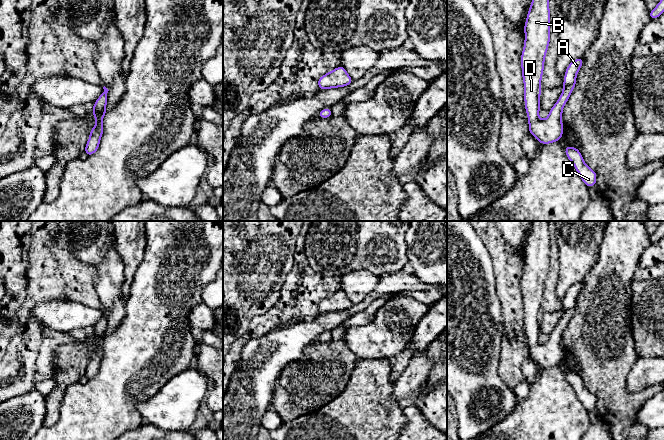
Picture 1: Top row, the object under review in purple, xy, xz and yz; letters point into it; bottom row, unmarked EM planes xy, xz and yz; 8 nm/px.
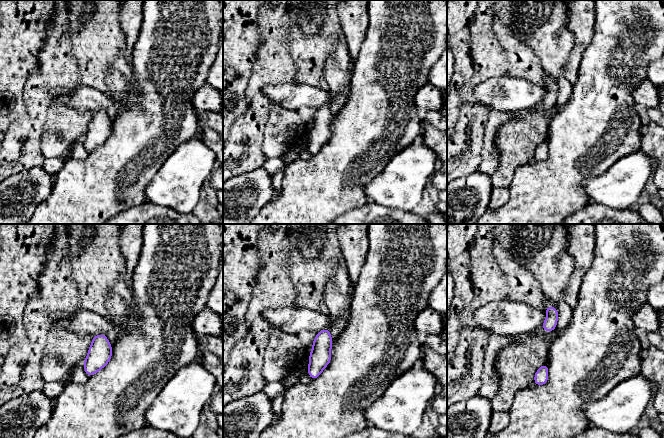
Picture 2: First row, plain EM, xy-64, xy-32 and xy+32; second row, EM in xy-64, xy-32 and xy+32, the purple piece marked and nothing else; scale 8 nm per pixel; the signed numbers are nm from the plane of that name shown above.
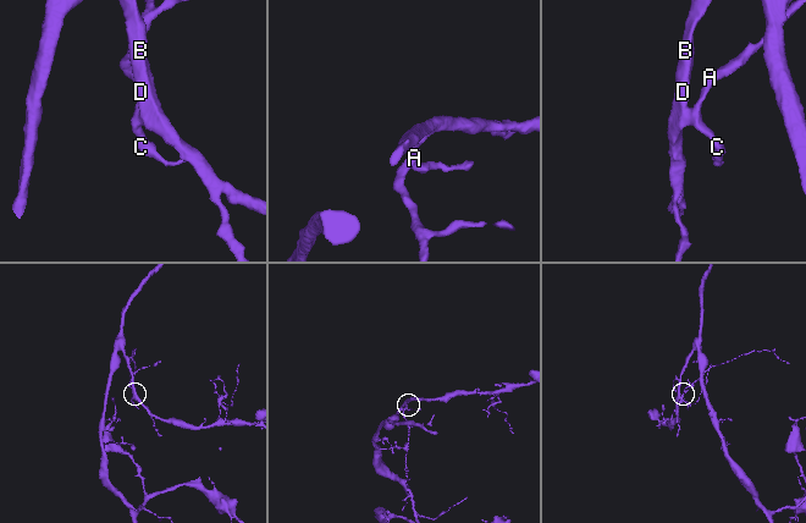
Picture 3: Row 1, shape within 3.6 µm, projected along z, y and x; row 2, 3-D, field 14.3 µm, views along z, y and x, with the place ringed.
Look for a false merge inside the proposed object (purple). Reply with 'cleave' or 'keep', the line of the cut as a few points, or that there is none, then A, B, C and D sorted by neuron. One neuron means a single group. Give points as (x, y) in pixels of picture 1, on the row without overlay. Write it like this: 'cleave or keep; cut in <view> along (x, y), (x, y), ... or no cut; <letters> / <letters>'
keep; no cut; A B C D

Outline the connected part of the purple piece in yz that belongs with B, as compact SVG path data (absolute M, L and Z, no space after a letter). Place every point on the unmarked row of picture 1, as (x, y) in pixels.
M533 221L524 250L525 267L521 280L524 305L525 333L529 345L528 355L541 367L559 365L563 359L562 334L576 309L576 299L583 281L571 286L566 293L563 317L545 344L538 341L541 303L544 284L550 266L549 221Z

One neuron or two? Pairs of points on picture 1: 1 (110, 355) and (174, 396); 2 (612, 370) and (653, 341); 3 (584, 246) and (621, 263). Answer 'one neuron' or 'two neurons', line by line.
1: two neurons
2: two neurons
3: two neurons

